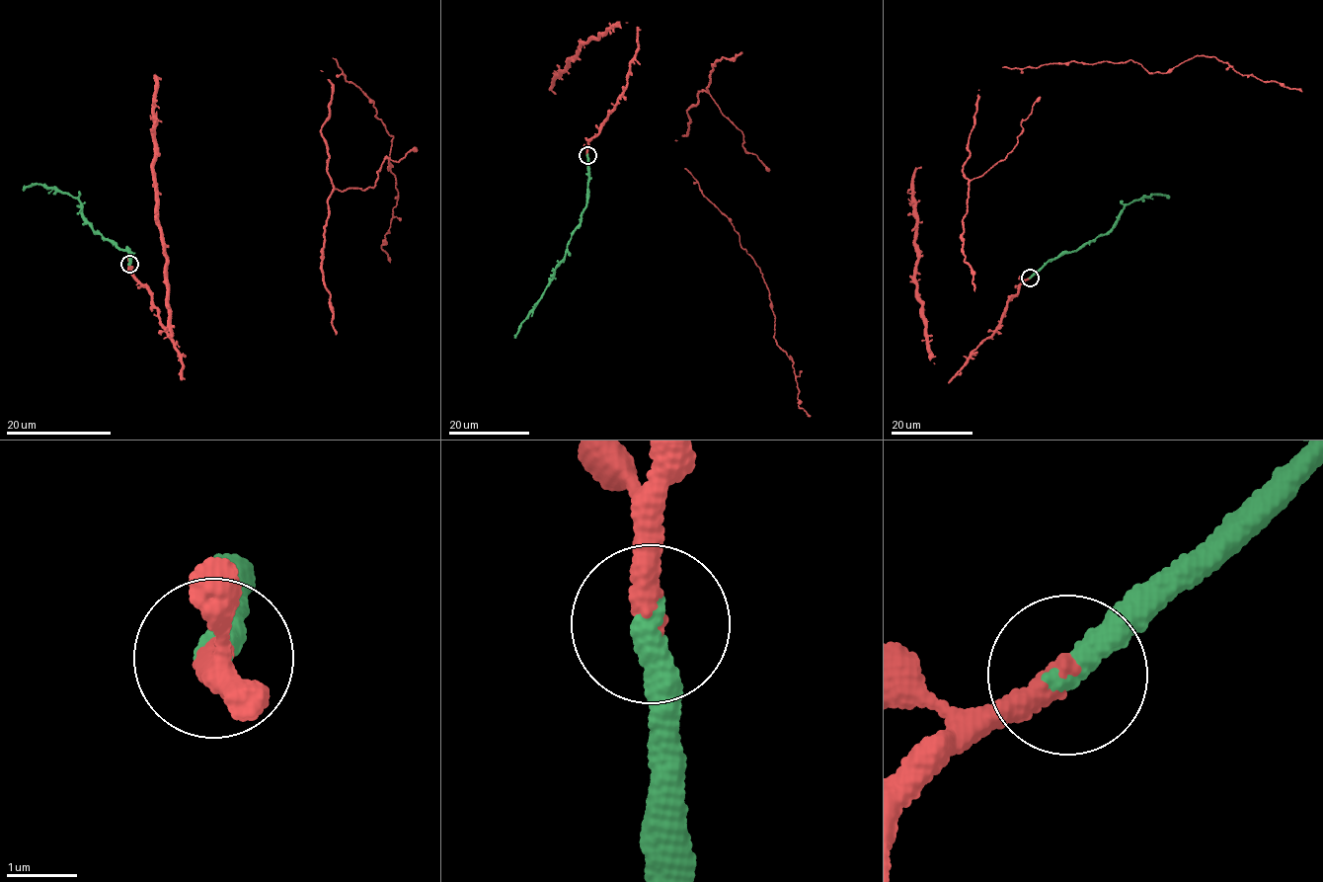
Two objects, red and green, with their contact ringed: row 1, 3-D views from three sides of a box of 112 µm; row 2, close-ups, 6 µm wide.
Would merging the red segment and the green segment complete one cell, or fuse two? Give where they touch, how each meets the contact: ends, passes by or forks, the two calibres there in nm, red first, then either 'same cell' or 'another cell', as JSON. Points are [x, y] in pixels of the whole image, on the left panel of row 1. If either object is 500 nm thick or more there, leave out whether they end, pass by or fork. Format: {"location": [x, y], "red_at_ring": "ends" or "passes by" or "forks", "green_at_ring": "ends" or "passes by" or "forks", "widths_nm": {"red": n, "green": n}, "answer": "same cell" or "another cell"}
{"location": [129, 264], "red_at_ring": "ends", "green_at_ring": "ends", "widths_nm": {"red": 360, "green": 420}, "answer": "same cell"}

